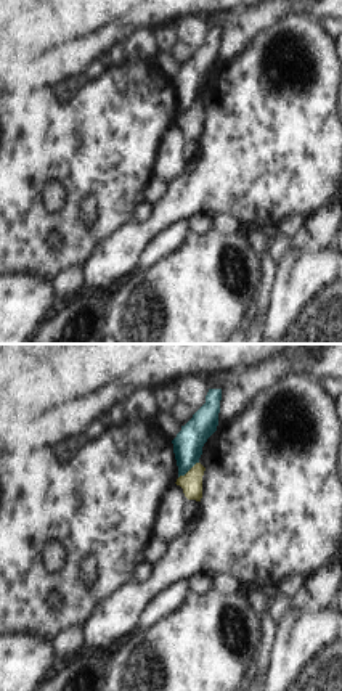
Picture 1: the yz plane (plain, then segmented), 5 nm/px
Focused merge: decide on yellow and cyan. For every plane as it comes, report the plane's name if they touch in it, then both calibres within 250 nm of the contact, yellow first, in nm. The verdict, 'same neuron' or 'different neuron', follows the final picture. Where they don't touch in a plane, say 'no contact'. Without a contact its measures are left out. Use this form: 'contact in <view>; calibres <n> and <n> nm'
contact in yz; calibres 110 and 150 nm

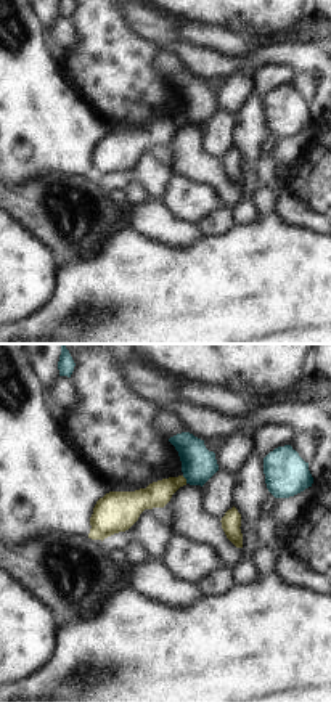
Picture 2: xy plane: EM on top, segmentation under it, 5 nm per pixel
contact in xy; calibres 130 and 180 nm

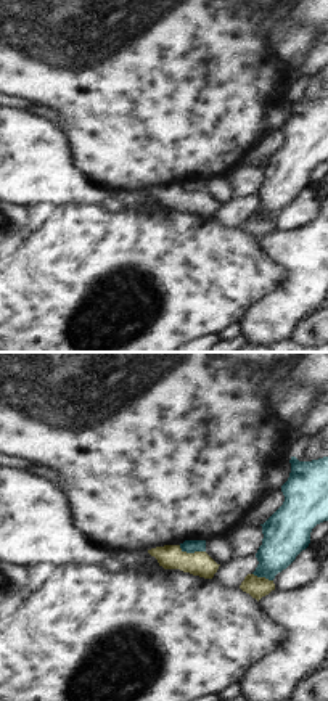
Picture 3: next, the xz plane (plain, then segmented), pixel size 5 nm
contact in xz; calibres 130 and 60 nm

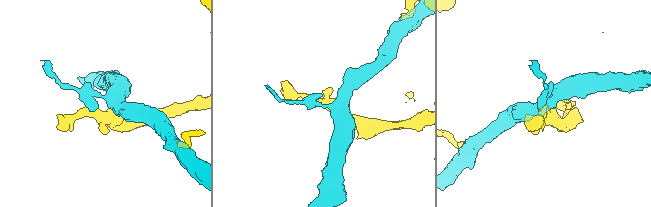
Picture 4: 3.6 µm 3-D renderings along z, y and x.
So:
different neuron

